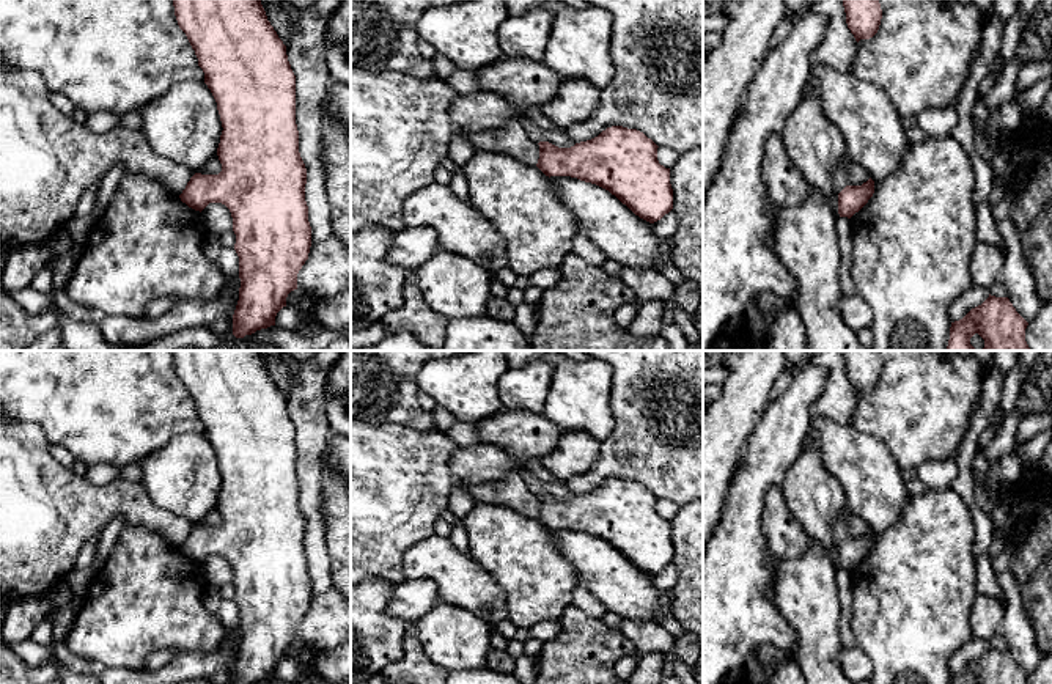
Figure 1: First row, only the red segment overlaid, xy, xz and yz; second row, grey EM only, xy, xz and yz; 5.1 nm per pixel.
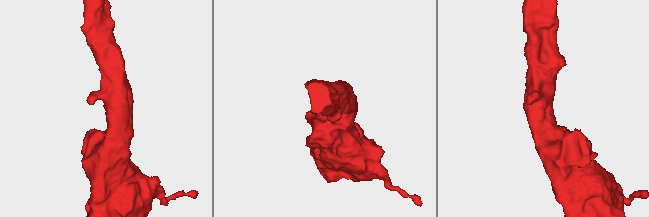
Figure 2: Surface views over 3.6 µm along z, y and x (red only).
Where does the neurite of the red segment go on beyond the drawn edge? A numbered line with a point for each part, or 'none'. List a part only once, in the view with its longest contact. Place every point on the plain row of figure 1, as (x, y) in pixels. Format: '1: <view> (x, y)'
none

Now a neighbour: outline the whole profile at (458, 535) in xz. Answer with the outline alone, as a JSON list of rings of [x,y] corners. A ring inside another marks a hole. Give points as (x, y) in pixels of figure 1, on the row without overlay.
[[[456,520],[451,525],[451,531],[448,535],[450,541],[467,557],[470,557],[470,549],[469,549],[469,535],[465,530],[465,525],[462,520]]]

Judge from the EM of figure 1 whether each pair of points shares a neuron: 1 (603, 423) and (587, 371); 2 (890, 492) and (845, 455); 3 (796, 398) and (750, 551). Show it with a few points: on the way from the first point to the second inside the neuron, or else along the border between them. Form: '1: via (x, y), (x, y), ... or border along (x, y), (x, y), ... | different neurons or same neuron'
1: via (590, 411), (587, 408), (587, 384) | same neuron
2: via (879, 485), (856, 461) | same neuron
3: via (779, 436), (749, 485), (749, 513) | same neuron

